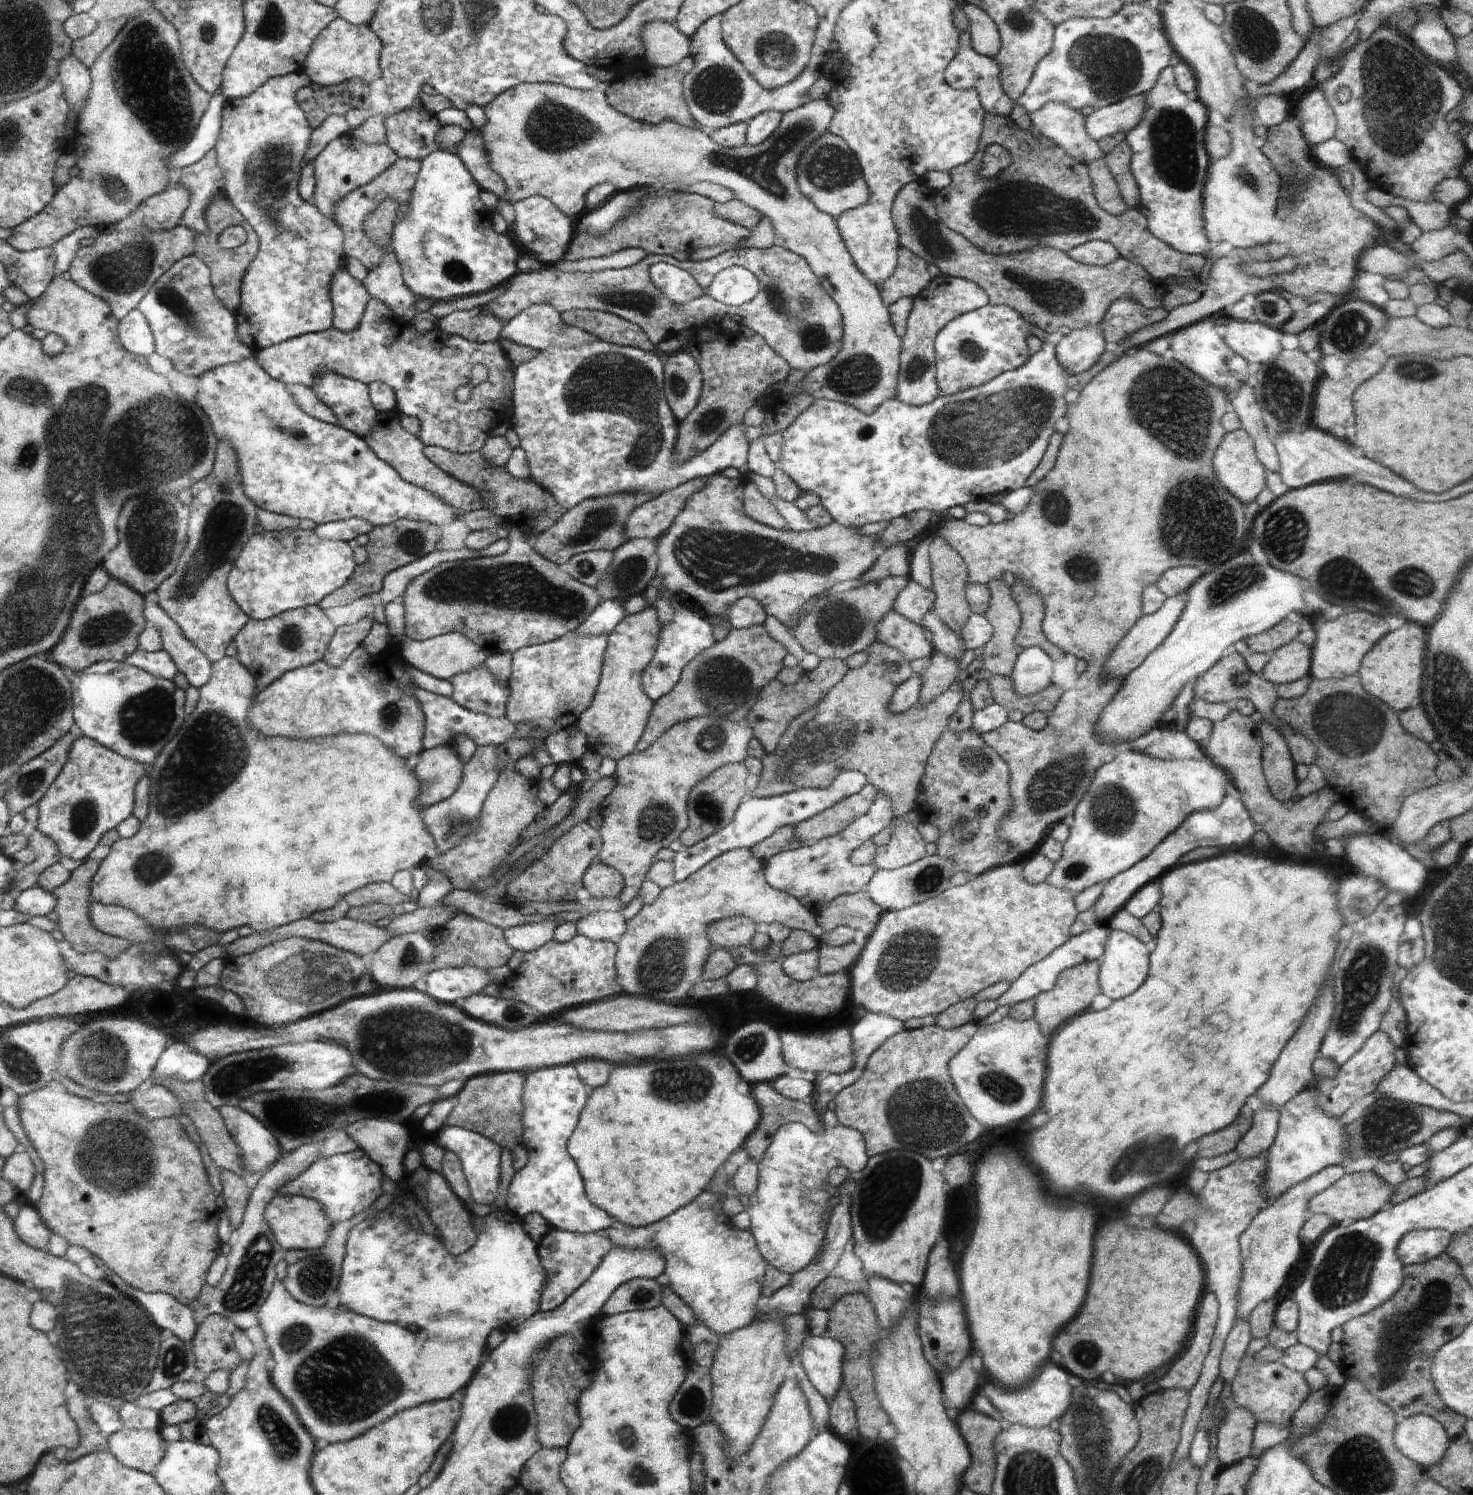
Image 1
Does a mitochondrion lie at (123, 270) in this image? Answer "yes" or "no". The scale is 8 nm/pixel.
yes

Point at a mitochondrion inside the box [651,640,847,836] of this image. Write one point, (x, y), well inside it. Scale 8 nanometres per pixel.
(724, 684)

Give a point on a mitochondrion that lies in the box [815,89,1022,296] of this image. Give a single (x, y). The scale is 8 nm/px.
(923, 229)

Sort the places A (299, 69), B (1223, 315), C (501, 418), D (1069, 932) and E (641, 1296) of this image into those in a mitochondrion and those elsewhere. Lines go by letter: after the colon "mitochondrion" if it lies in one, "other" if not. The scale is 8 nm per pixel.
A: other
B: other
C: other
D: other
E: mitochondrion

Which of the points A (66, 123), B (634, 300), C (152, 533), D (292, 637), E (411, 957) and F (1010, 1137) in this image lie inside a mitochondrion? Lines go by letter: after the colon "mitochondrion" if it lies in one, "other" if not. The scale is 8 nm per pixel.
A: other
B: mitochondrion
C: mitochondrion
D: mitochondrion
E: mitochondrion
F: other

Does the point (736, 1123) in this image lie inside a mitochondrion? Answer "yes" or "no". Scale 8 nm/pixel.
no

